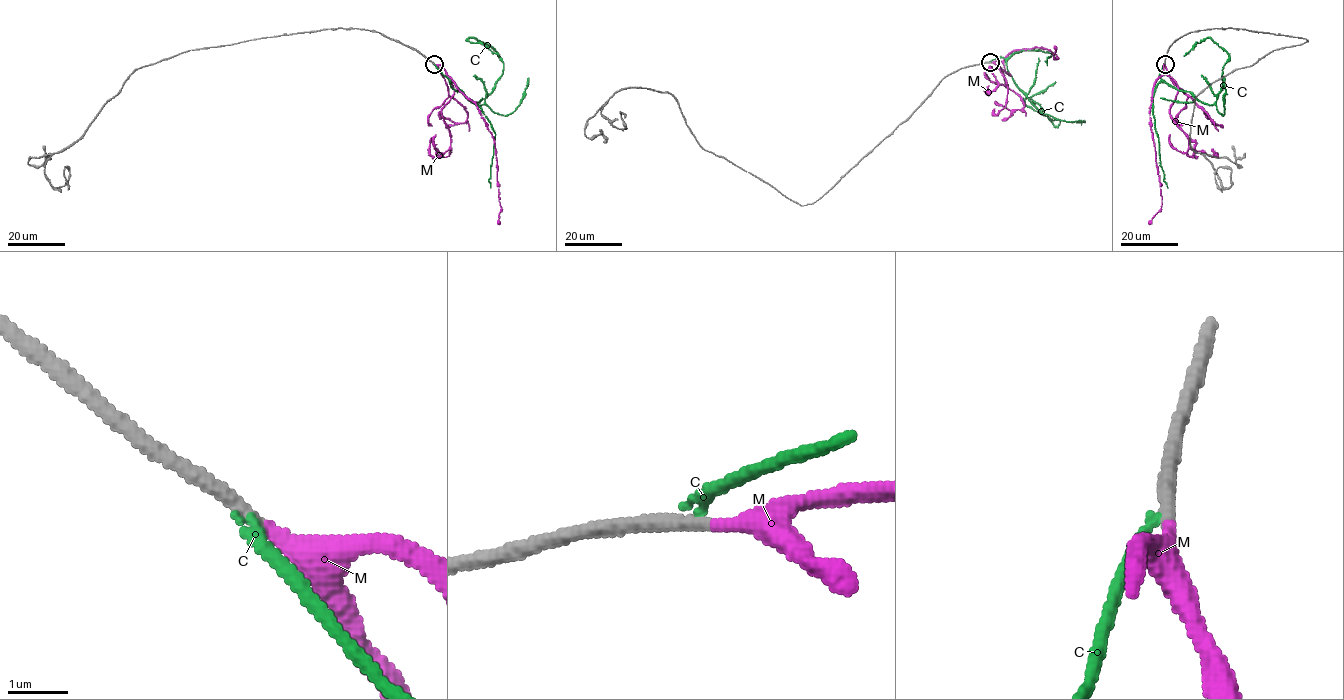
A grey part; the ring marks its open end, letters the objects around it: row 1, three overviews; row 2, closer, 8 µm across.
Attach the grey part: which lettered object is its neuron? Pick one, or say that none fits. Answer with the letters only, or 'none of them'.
M

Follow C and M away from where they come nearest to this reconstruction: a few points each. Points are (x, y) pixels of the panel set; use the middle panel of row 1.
C: (990, 62), (1003, 57), (1017, 88), (1041, 113), (1059, 120), (1056, 126), (1024, 100), (1056, 82)
M: (991, 62), (1002, 60), (1011, 52), (1038, 47), (1048, 50), (1056, 59), (1054, 46)

